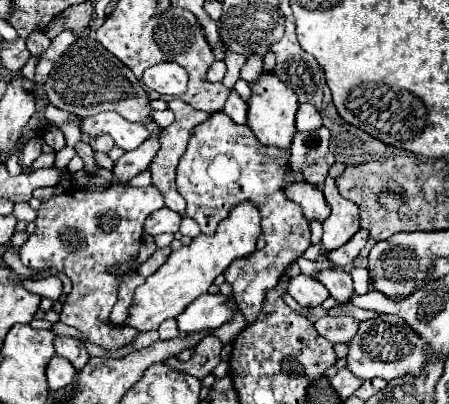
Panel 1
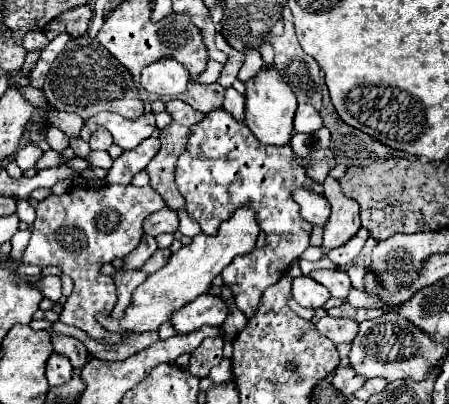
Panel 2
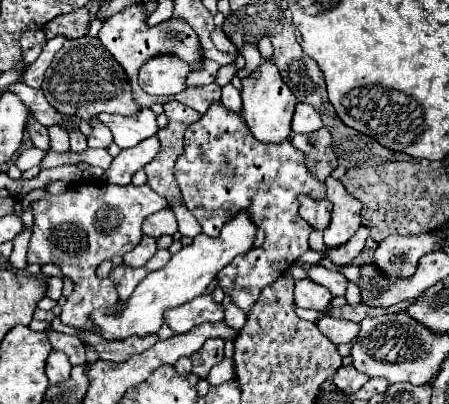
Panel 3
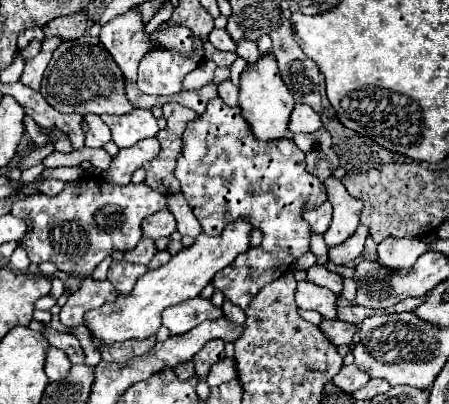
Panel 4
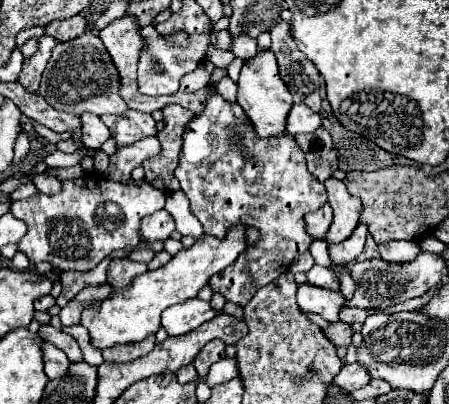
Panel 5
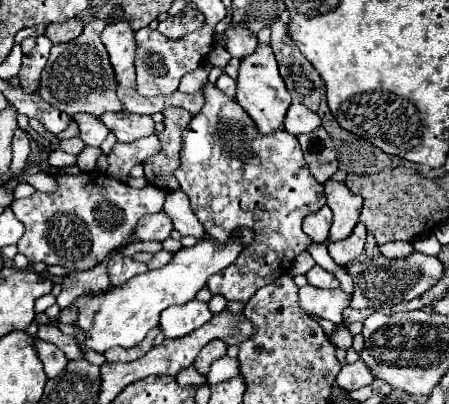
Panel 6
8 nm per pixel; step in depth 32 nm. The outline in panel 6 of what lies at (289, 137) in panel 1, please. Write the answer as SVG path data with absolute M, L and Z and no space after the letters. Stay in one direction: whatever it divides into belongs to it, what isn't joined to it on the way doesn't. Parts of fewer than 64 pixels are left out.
M258 44L256 52L242 60L236 84L238 84L236 102L254 120L260 134L268 136L268 134L274 134L278 130L284 130L284 118L286 118L288 106L292 104L292 96L290 96L284 80L278 74L278 64L276 64L276 58L274 58L274 52L270 46Z

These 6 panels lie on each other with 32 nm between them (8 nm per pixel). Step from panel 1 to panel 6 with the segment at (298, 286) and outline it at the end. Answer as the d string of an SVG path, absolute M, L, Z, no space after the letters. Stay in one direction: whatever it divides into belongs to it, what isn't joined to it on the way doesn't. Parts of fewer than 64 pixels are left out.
M306 284L298 292L298 302L306 314L318 314L320 318L326 318L334 324L342 324L342 310L348 306L350 296L340 288L322 290Z

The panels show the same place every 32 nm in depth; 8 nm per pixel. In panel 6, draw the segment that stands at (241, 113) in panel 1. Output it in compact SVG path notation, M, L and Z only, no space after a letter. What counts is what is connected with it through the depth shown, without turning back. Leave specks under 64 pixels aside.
M222 74L222 76L218 78L216 86L218 86L218 90L222 90L228 98L234 98L234 96L236 96L236 82L234 82L228 74Z

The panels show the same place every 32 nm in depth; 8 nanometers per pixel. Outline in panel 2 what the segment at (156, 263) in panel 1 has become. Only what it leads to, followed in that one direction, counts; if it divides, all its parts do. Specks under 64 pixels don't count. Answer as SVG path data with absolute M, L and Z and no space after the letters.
M164 248L164 250L156 250L150 258L148 258L148 262L140 268L146 276L150 276L150 274L154 274L156 270L160 270L166 262L168 262L168 258L170 258L170 248Z

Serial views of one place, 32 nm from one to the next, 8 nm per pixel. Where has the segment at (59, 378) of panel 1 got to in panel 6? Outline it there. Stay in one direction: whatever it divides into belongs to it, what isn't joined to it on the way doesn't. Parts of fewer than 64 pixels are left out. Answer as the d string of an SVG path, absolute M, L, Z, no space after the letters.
M36 340L36 350L38 350L38 356L40 356L42 364L44 364L44 372L46 372L48 378L56 378L56 376L64 374L68 358L64 356L64 352L60 348L56 348L50 342Z

